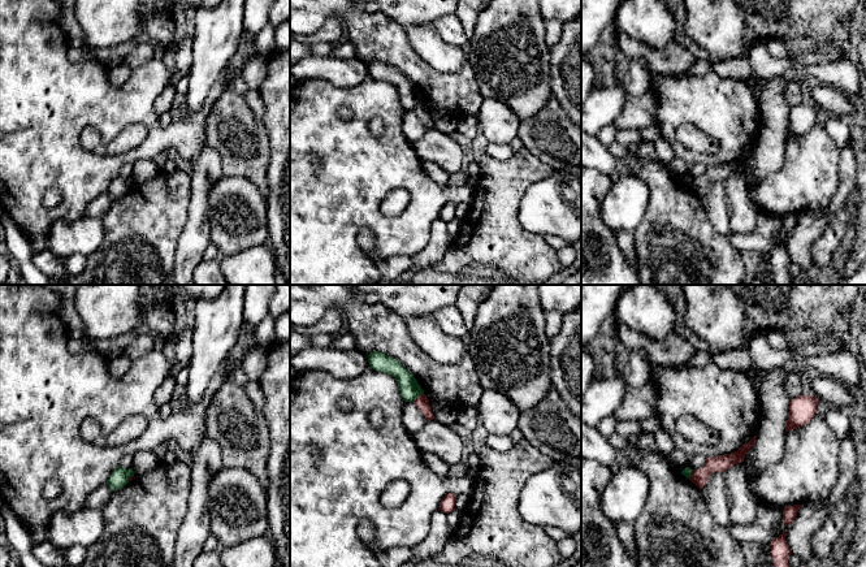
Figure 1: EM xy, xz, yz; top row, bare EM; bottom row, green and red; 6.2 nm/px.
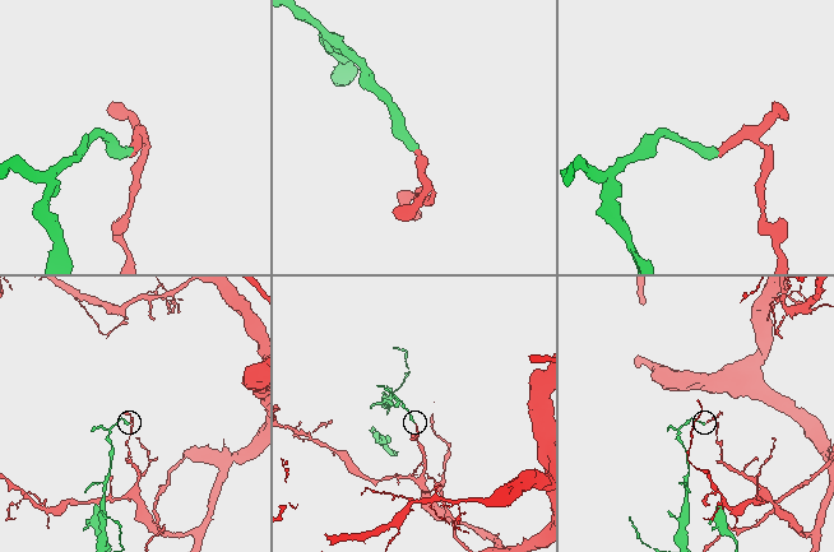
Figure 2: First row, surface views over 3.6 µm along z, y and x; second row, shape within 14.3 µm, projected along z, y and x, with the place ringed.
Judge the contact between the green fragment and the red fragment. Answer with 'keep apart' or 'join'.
keep apart

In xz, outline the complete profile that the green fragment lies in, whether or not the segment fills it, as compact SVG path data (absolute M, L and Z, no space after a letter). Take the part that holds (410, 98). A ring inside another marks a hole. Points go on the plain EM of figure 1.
M373 60L368 64L368 70L371 77L391 83L397 88L404 111L412 111L419 104L424 103L424 99L420 96L413 83L411 83L397 68Z

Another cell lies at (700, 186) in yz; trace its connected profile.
M757 144L732 163L706 166L706 172L702 177L693 178L690 190L702 198L709 190L711 182L720 179L726 181L735 173L744 170L745 164L754 155L755 147Z

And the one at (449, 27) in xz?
M454 13L433 20L430 25L434 27L441 39L447 44L466 48L468 38L464 34L462 22Z

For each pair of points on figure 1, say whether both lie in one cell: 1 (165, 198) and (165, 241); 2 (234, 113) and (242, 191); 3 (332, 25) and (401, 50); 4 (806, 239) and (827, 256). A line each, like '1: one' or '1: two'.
1: one
2: two
3: two
4: two

